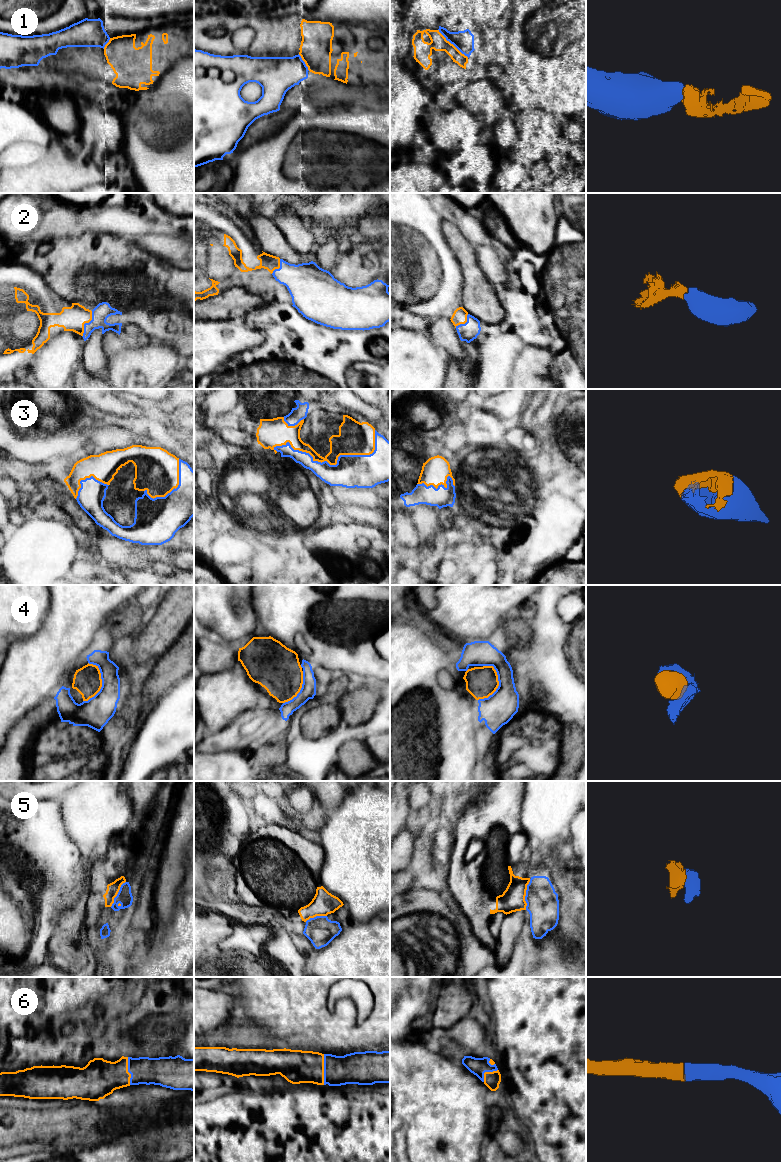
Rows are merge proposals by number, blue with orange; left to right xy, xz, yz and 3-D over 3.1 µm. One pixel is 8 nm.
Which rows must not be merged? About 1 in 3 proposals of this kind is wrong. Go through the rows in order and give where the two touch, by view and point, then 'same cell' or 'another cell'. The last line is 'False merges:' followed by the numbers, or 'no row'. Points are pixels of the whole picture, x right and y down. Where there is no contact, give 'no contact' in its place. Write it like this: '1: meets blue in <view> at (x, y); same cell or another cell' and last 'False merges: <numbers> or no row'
1: meets blue in yz at (452, 43); another cell
2: meets blue in xy at (85, 323); same cell
3: meets blue in xz at (334, 465); same cell
4: meets blue in yz at (498, 686); same cell
5: meets blue in yz at (526, 894); another cell
6: meets blue in xz at (324, 1069); same cell
False merges: 1, 5

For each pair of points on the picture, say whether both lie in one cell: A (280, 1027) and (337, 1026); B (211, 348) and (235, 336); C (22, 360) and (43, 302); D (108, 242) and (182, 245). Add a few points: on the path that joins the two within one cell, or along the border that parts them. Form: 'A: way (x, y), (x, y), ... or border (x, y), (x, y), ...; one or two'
A: way (294, 1027), (323, 1027); one
B: way (217, 342), (229, 337); one
C: way (35, 346), (45, 332), (45, 316); one
D: border (134, 242), (156, 256); two

